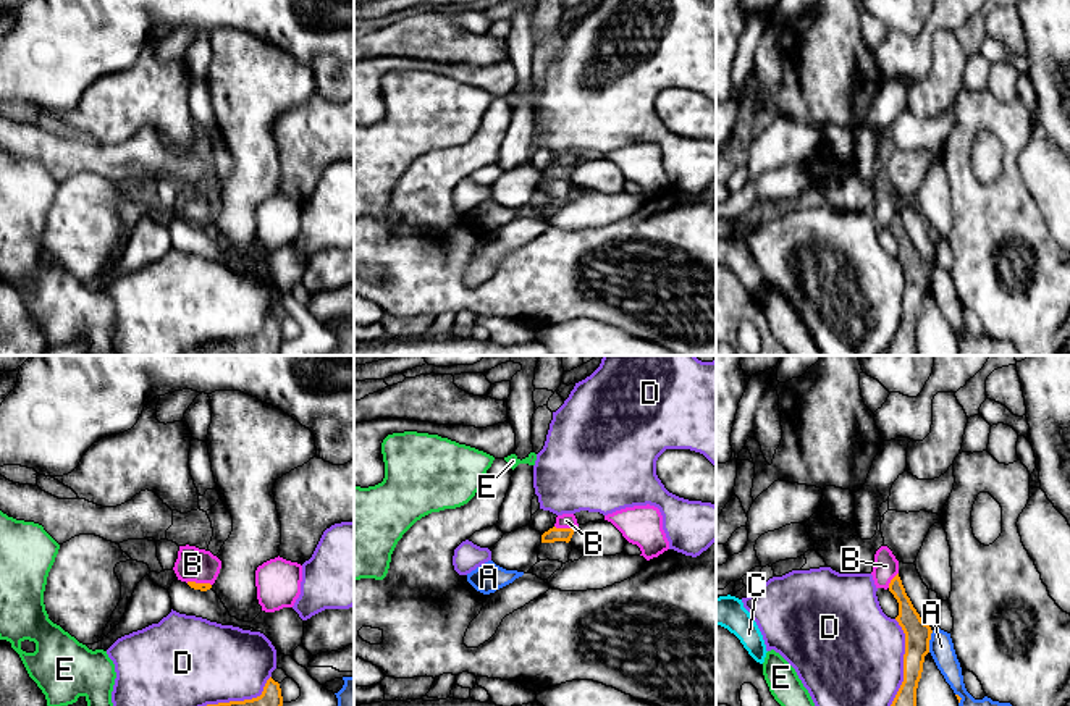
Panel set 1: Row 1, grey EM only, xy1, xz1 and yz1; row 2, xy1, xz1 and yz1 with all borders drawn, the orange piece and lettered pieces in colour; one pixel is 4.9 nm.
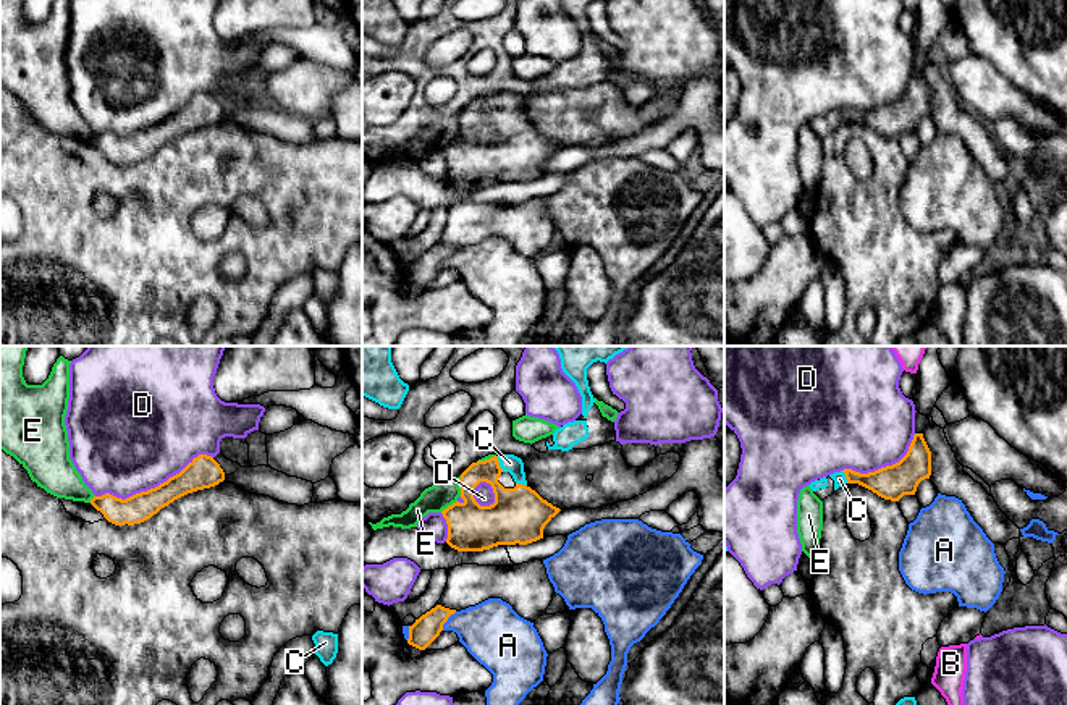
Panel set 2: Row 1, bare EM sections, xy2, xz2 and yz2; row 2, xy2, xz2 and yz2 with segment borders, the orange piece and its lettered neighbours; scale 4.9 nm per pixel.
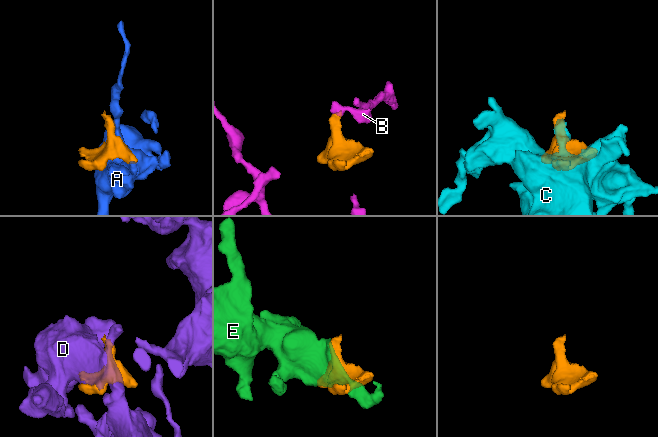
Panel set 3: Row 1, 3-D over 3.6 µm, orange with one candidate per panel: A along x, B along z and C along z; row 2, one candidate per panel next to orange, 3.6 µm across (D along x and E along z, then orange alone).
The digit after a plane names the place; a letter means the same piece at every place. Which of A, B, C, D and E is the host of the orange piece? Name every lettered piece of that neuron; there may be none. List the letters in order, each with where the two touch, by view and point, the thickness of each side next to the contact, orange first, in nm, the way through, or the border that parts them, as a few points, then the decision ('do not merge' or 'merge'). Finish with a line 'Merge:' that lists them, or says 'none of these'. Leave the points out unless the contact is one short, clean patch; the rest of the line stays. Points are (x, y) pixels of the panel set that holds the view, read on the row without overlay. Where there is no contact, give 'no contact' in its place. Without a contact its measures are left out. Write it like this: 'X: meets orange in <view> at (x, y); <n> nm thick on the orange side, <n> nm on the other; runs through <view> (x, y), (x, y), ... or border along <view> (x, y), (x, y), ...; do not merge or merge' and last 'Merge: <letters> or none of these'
A: meets orange in yz1 at (928, 280); 130 nm thick on the orange side, 120 nm on the other; do not merge
B: meets orange in xy1 at (199, 222); 50 nm thick on the orange side, 170 nm on the other; border along xy1 (186, 220), (207, 220), (210, 223); do not merge
C: meets orange in xz2 at (498, 102); 240 nm thick on the orange side, 90 nm on the other; merge
D: meets orange in xy2 at (156, 125); 160 nm thick on the orange side, 480 nm on the other; do not merge
E: meets orange in xz2 at (459, 123); 240 nm thick on the orange side, 140 nm on the other; border along xz2 (461, 113), (459, 133); do not merge
Merge: C

